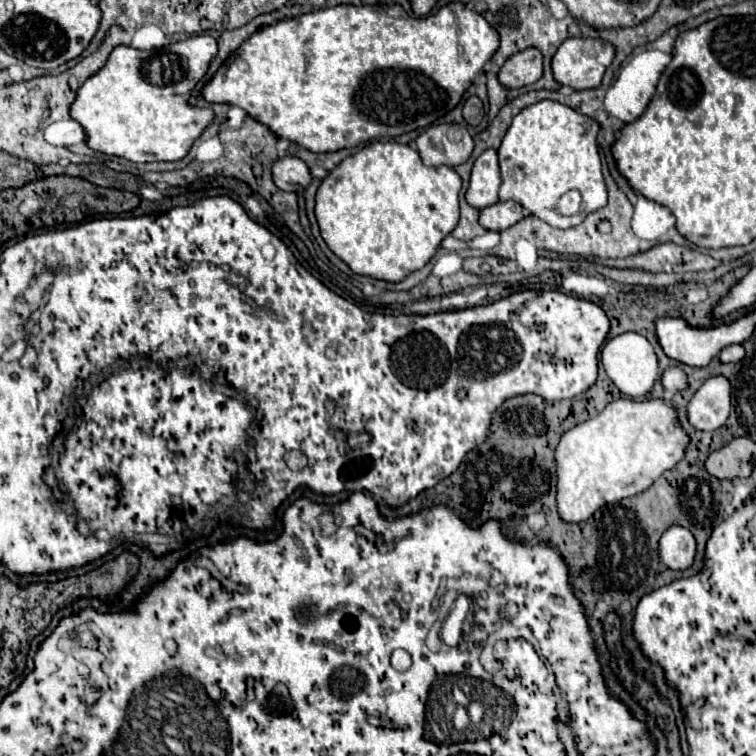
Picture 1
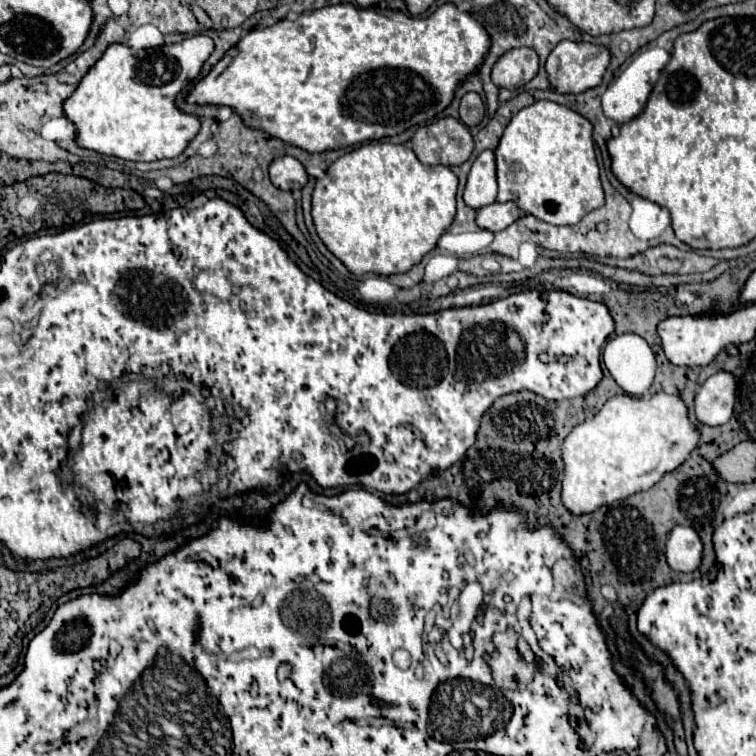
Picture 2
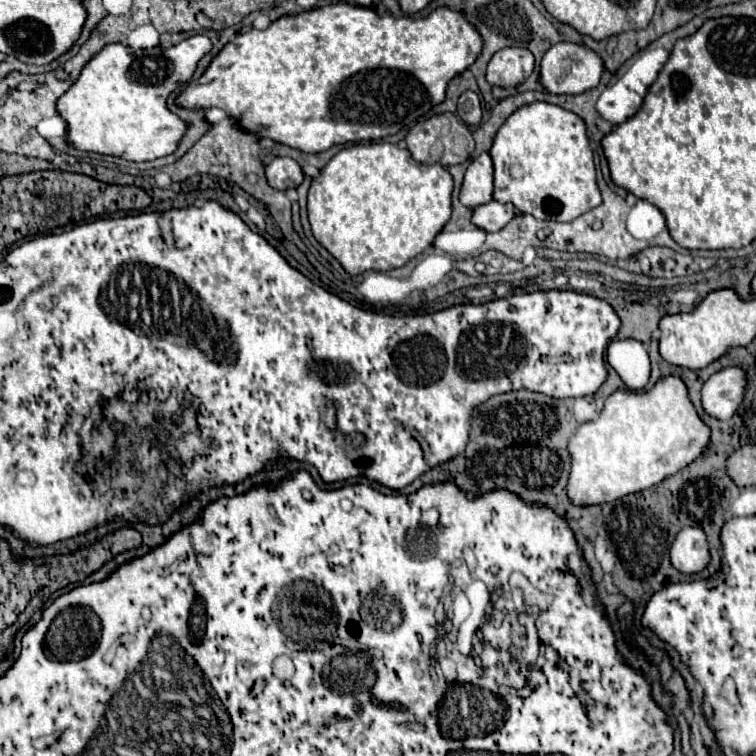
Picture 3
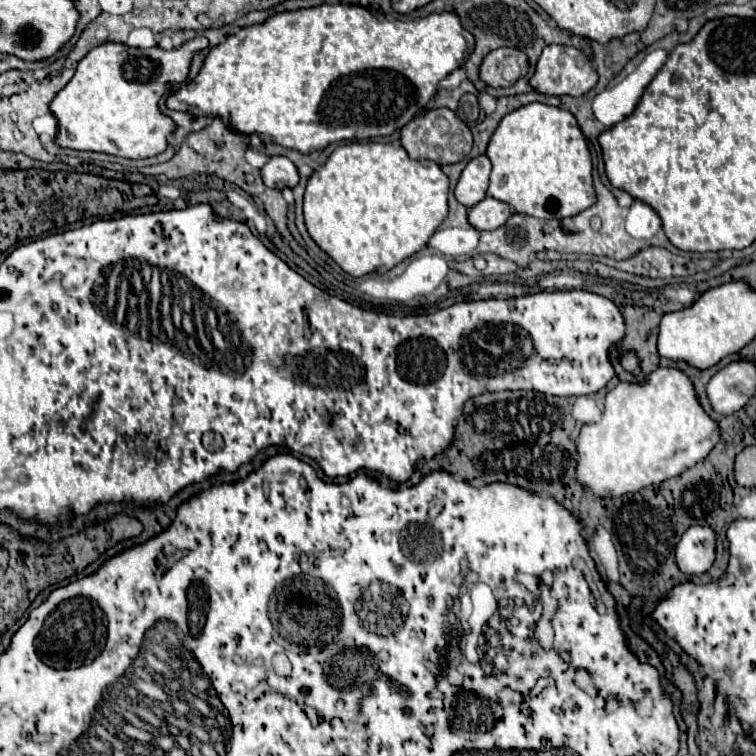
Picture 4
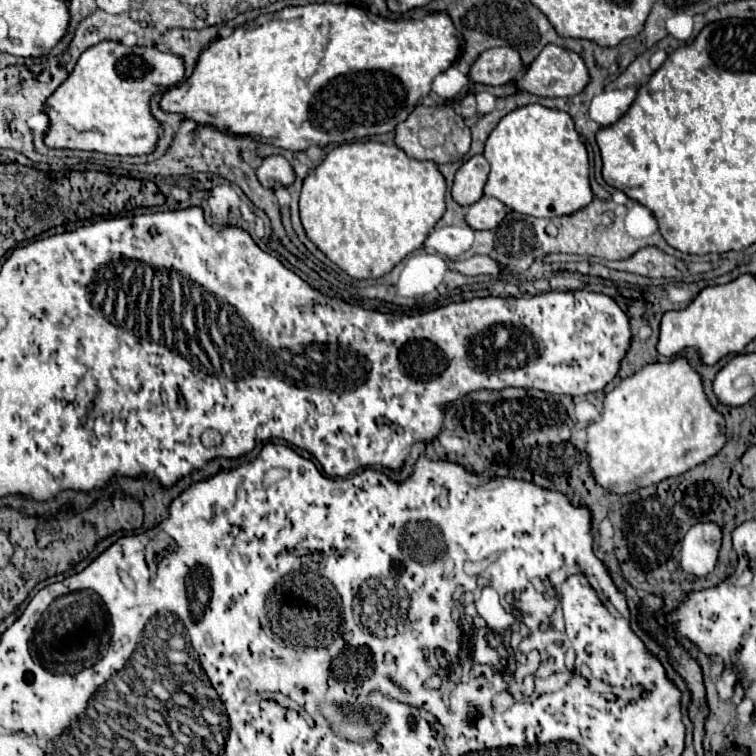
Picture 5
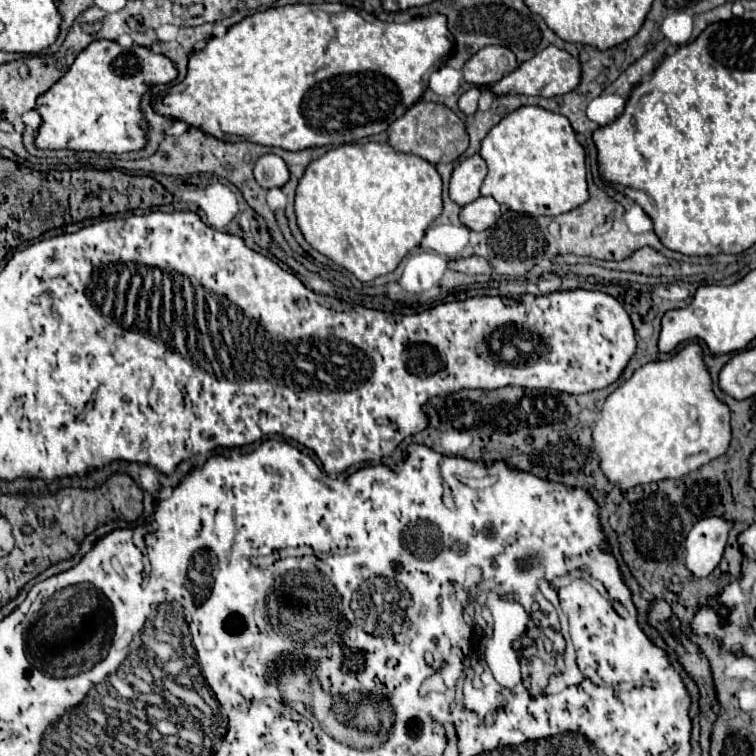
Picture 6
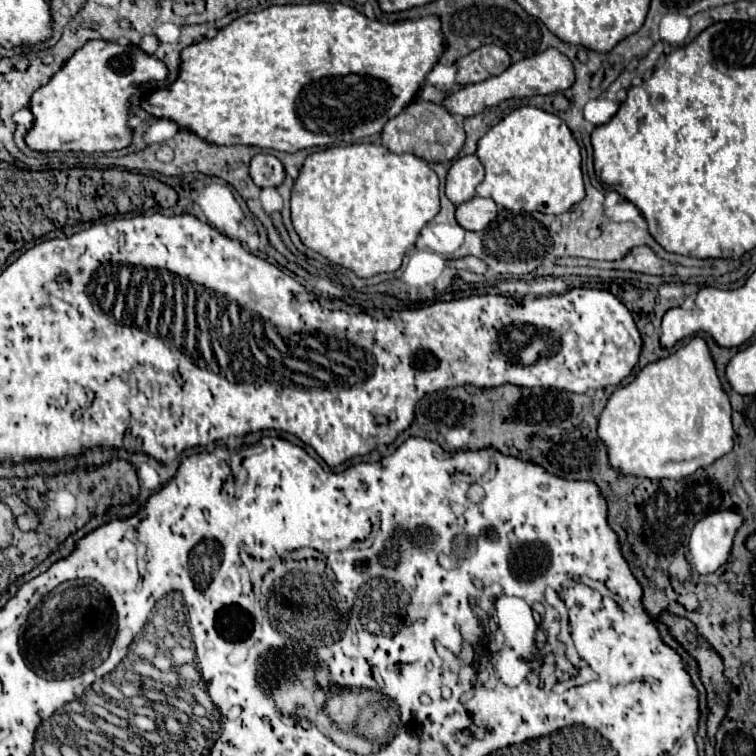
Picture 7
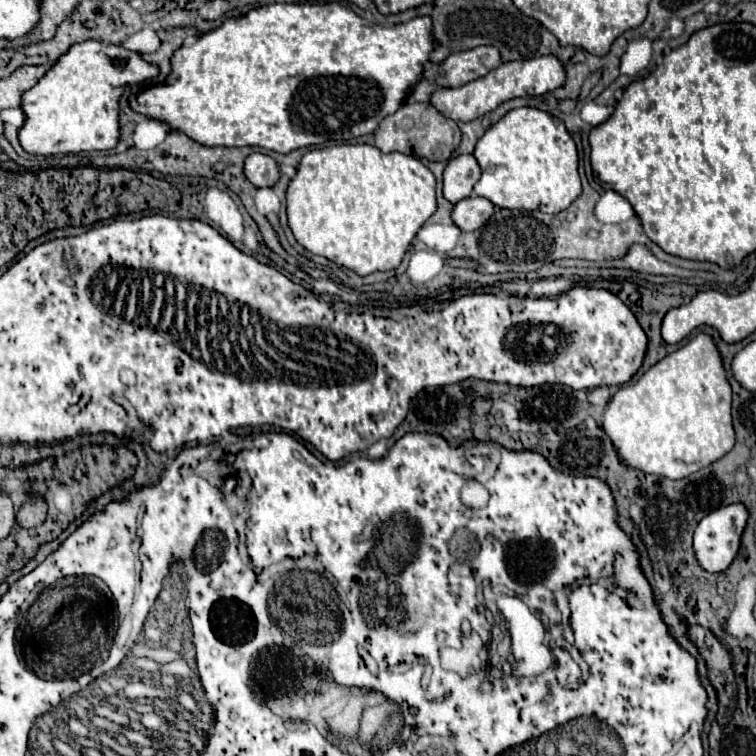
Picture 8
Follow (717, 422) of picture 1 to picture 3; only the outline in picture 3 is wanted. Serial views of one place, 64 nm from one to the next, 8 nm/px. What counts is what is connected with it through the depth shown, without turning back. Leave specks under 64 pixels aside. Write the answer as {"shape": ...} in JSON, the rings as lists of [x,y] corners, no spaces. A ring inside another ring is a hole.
{"shape":[[[736,366],[724,368],[712,374],[708,382],[704,382],[702,406],[710,416],[718,420],[728,420],[744,402],[746,388],[748,388],[748,380],[742,368]]]}

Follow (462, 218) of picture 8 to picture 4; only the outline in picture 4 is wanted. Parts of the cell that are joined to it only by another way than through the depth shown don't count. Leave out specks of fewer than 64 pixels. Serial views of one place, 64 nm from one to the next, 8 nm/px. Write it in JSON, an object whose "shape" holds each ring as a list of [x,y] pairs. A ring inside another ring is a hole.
{"shape":[[[486,196],[484,200],[480,200],[472,208],[468,208],[468,222],[476,230],[496,230],[508,220],[510,214],[512,212],[506,202]]]}

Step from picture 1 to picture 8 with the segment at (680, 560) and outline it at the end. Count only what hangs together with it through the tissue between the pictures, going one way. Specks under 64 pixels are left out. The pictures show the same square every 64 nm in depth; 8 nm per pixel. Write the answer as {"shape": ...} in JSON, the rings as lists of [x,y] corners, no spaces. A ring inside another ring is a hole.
{"shape":[[[728,504],[710,512],[694,532],[694,550],[700,566],[708,572],[724,572],[738,556],[742,534],[748,522],[748,508],[744,504]]]}

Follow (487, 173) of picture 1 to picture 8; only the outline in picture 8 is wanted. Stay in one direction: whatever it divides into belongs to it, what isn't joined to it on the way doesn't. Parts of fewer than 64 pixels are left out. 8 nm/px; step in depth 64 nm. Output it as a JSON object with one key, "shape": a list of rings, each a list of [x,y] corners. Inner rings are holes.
{"shape":[[[460,154],[448,160],[444,168],[444,188],[442,194],[448,202],[456,204],[458,200],[472,194],[472,186],[480,178],[480,166],[472,154]]]}

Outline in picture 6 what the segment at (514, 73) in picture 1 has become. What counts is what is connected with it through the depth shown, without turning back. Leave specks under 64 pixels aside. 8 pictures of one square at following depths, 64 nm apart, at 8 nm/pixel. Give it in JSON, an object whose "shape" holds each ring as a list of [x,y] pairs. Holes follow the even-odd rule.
{"shape":[[[488,46],[476,52],[462,68],[464,82],[476,84],[476,86],[486,86],[498,82],[502,76],[512,72],[518,66],[516,56],[512,50],[504,46]]]}

